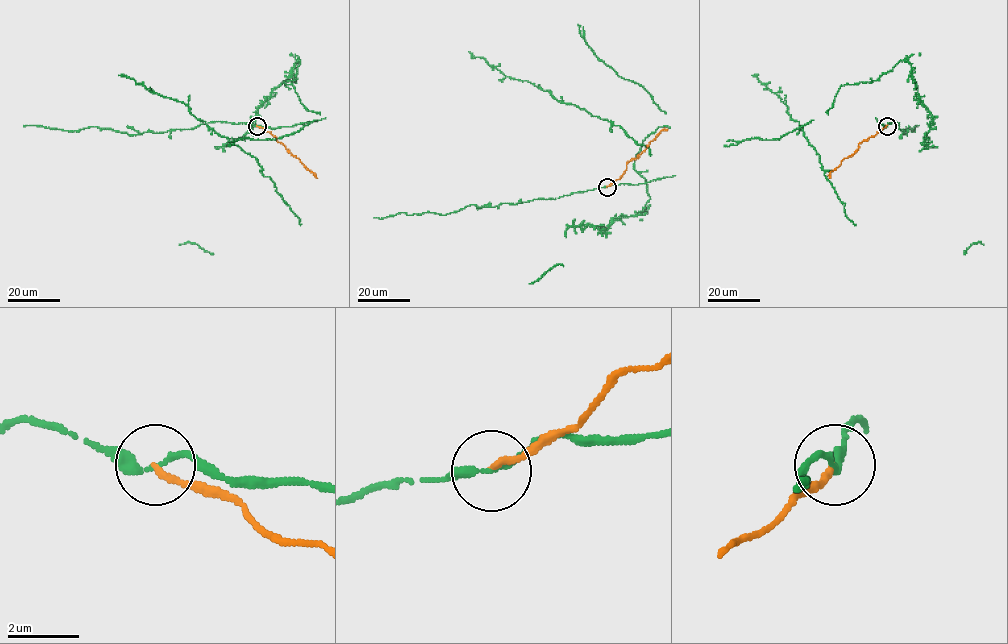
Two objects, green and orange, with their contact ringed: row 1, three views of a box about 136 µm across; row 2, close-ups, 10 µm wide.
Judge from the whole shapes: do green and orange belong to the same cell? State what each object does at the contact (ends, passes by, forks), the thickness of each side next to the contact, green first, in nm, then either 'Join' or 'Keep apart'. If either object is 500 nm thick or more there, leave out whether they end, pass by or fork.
At the ring green passes by. At the ring orange ends. Thickness 200 nm (green) against 160 nm. Keep apart

